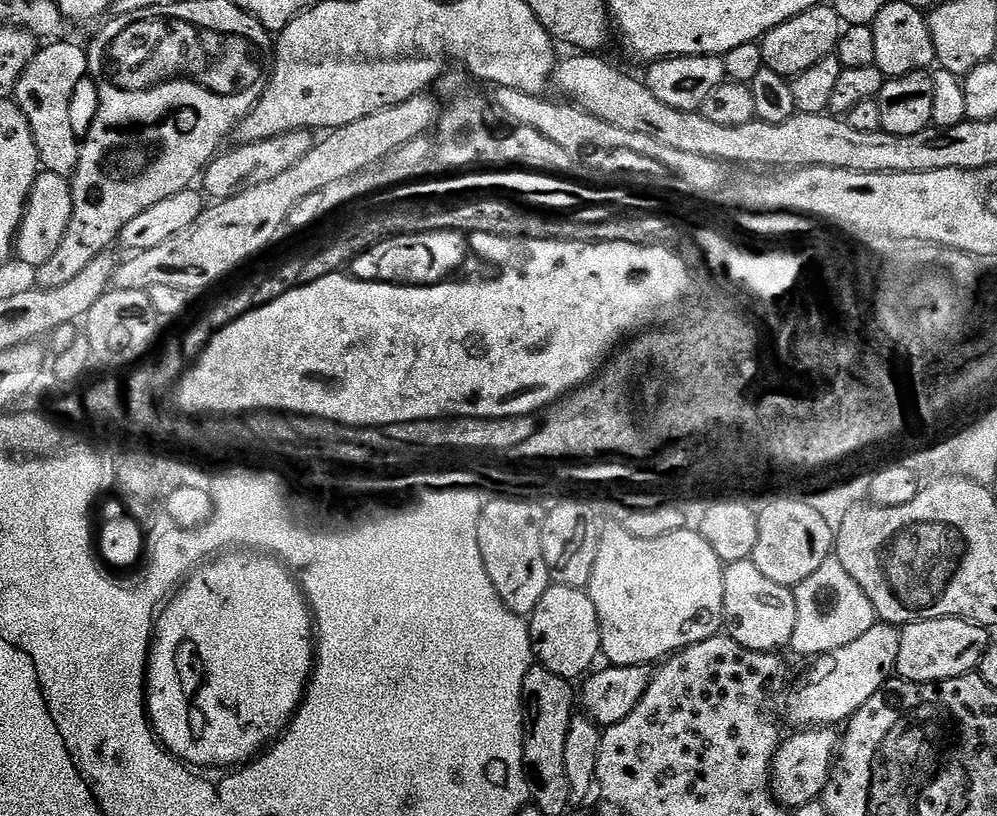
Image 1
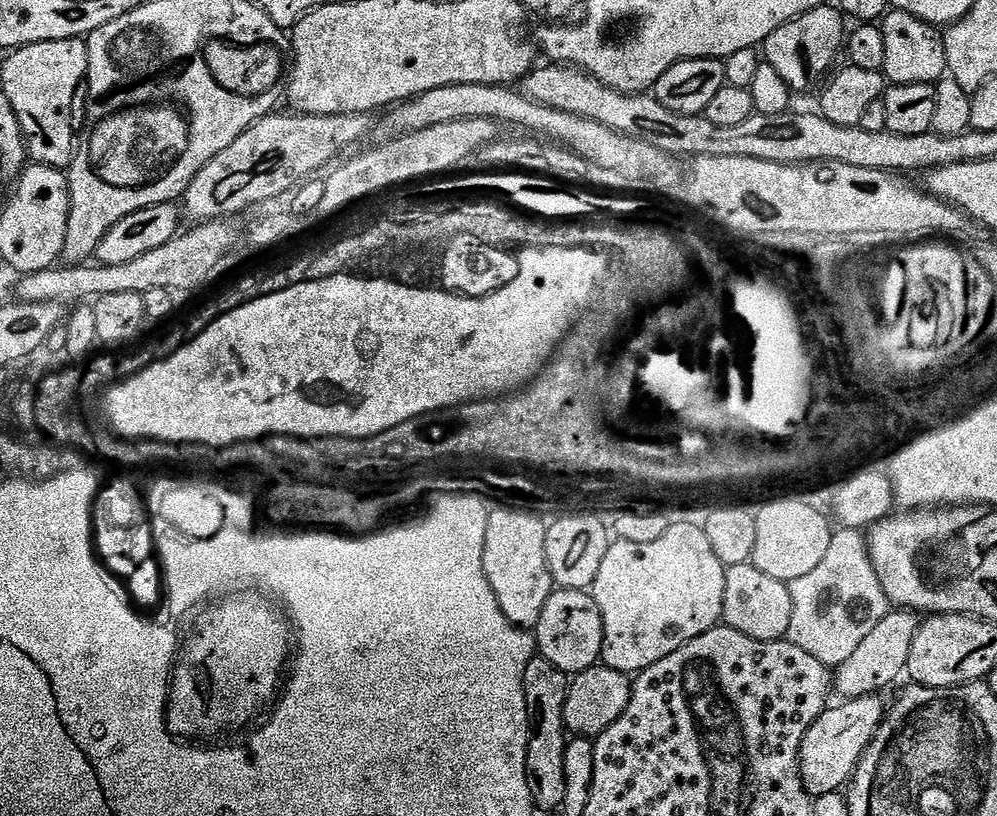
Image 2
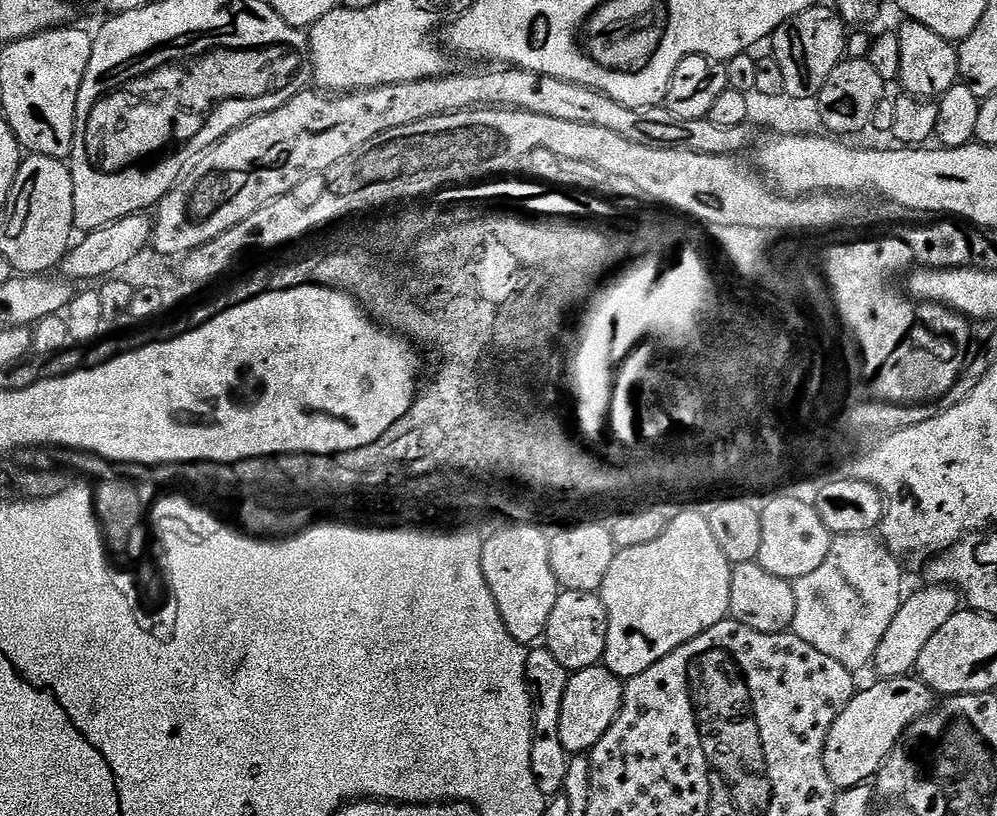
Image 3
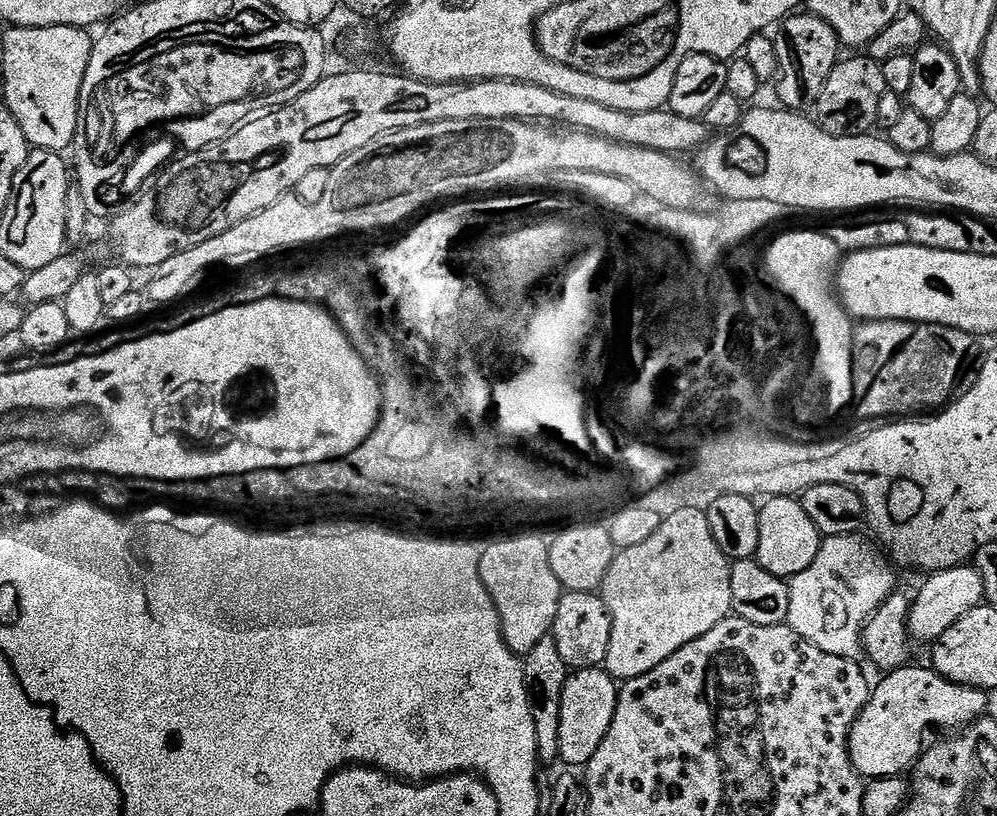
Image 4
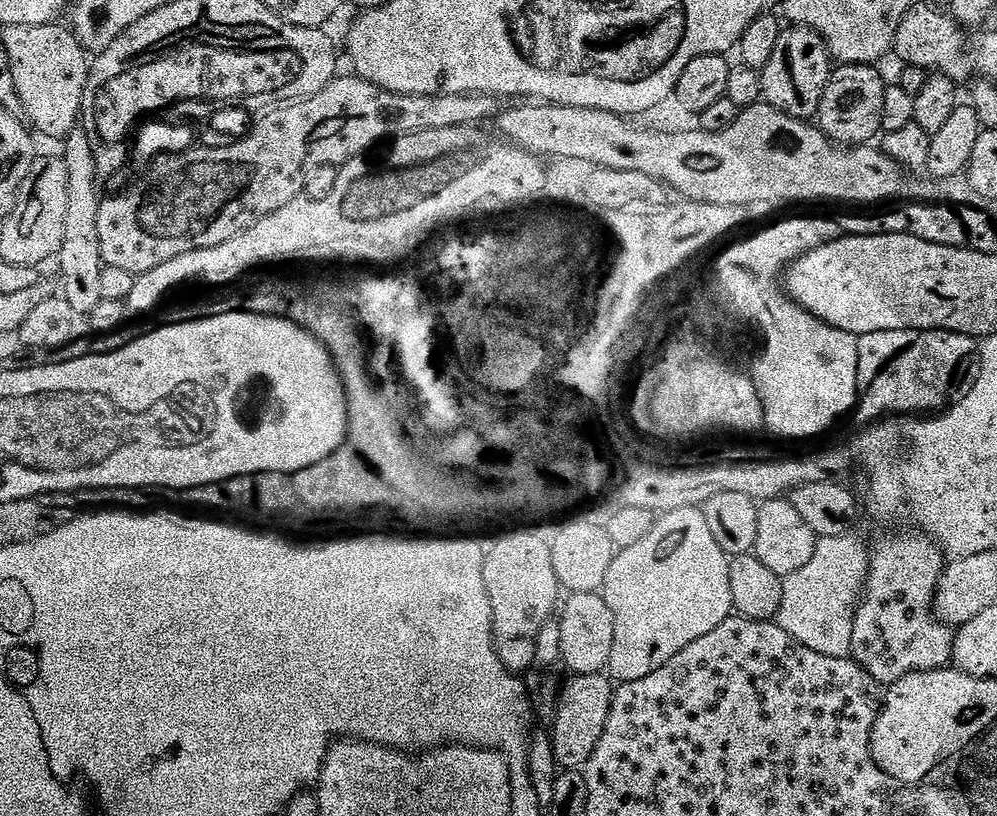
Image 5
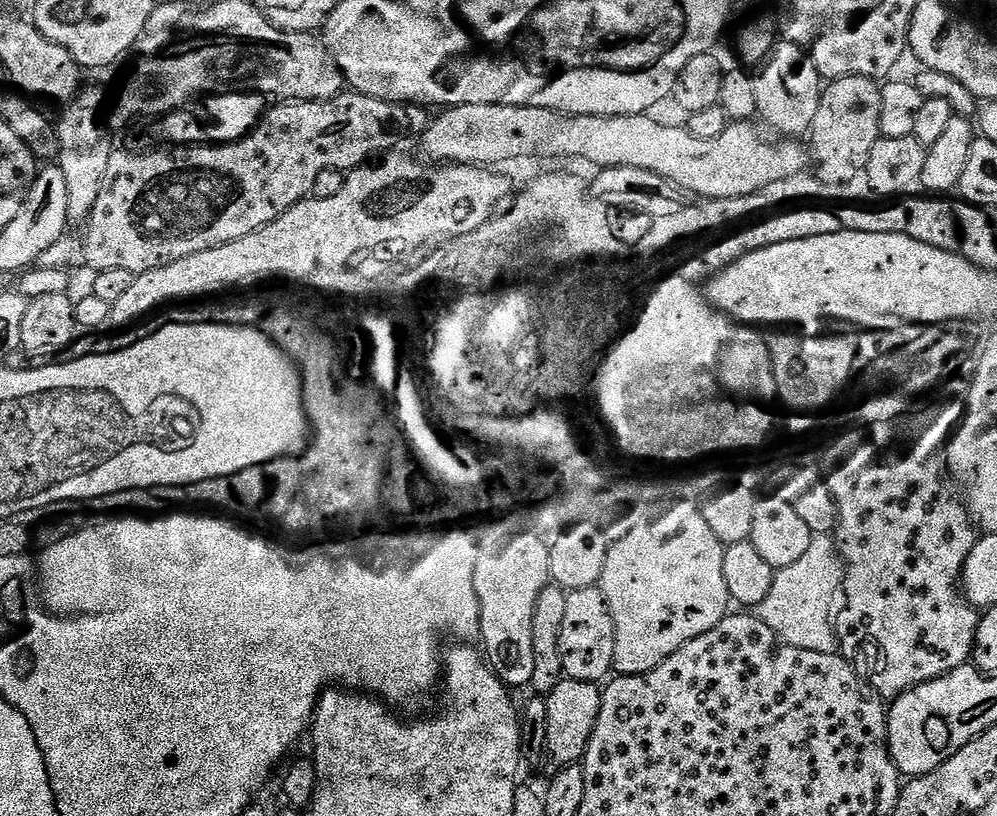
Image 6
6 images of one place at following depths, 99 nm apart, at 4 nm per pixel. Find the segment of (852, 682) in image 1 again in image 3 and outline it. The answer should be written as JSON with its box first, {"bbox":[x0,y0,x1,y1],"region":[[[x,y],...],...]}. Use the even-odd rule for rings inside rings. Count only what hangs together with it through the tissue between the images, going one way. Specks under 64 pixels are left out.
{"bbox":[874,586,962,678],"region":[[[924,586],[921,592],[916,592],[907,597],[901,604],[898,614],[894,614],[894,622],[890,622],[890,630],[882,638],[882,642],[876,651],[874,668],[880,671],[884,678],[909,675],[915,669],[918,662],[918,654],[926,647],[926,642],[942,630],[945,622],[961,611],[962,597],[955,588],[947,586]]]}

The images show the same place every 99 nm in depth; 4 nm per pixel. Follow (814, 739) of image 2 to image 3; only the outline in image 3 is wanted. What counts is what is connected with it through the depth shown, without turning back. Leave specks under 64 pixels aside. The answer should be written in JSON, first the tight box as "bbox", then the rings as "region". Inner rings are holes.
{"bbox":[824,675,934,790],"region":[[[911,675],[906,676],[894,676],[891,678],[877,679],[877,684],[872,684],[868,689],[857,691],[856,695],[852,697],[851,702],[844,707],[842,714],[838,714],[838,718],[834,722],[834,726],[830,730],[830,734],[826,738],[824,743],[824,765],[826,766],[826,774],[828,777],[836,783],[837,789],[843,790],[846,788],[853,788],[859,784],[868,784],[879,773],[880,768],[886,762],[888,755],[899,745],[901,738],[904,736],[905,730],[916,721],[919,716],[924,716],[927,712],[931,712],[934,707],[934,693],[927,688],[924,683],[918,679],[913,678]]]}

